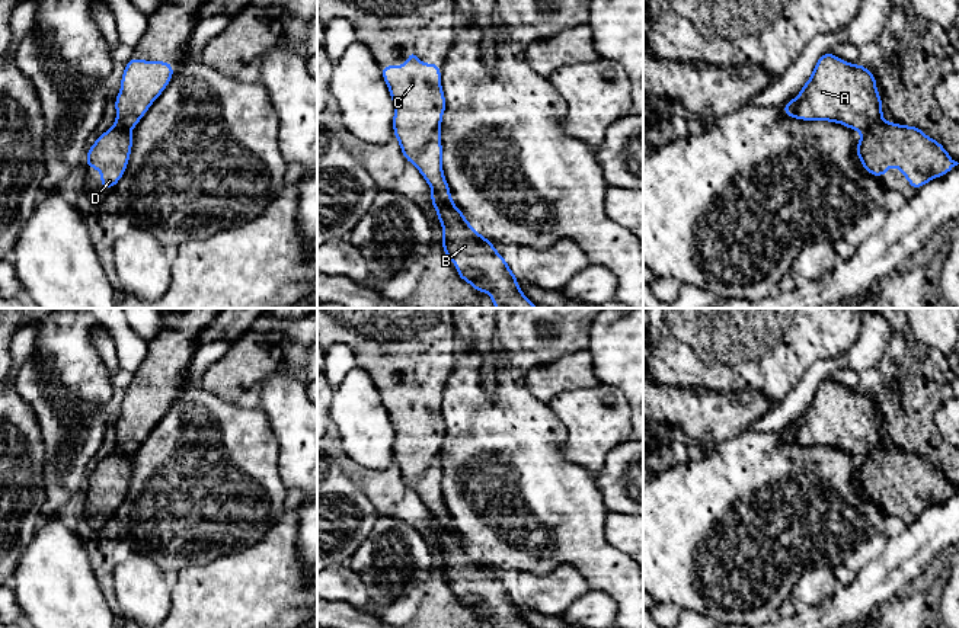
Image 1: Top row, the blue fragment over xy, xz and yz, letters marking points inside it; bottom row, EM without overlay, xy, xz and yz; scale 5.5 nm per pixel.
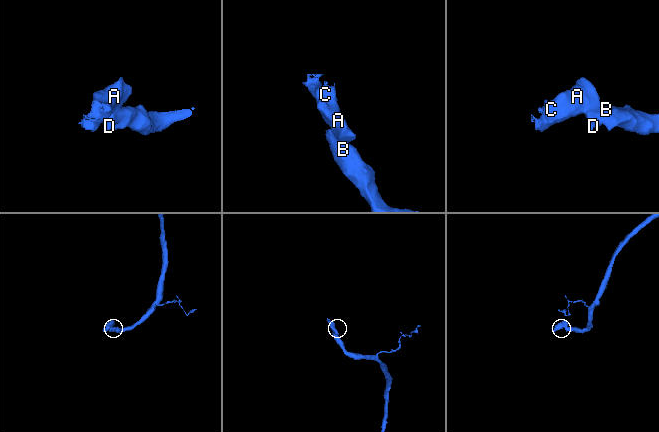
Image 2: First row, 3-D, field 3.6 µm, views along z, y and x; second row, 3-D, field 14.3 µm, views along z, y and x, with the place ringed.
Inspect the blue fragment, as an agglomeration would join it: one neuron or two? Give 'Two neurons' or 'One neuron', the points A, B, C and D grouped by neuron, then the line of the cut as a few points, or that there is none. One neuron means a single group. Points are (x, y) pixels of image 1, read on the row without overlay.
Two neurons. Groups: A C / B D. Split along xz (434, 516), (456, 534)

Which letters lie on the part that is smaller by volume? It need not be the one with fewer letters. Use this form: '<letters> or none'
A, C

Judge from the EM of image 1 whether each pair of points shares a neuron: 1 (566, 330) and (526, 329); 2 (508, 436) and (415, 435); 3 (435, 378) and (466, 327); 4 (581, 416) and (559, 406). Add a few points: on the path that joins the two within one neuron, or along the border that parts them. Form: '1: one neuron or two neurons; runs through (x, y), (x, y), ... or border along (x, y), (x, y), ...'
1: one neuron; runs through (559, 340), (536, 339)
2: two neurons; border along (440, 401), (446, 426), (441, 468)
3: two neurons; border along (453, 323), (456, 339), (462, 348)
4: one neuron; runs through (575, 410), (565, 406)

